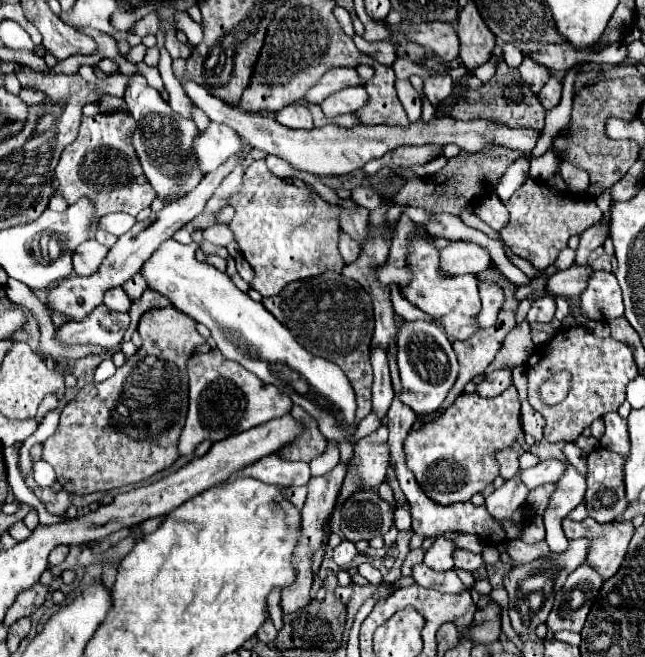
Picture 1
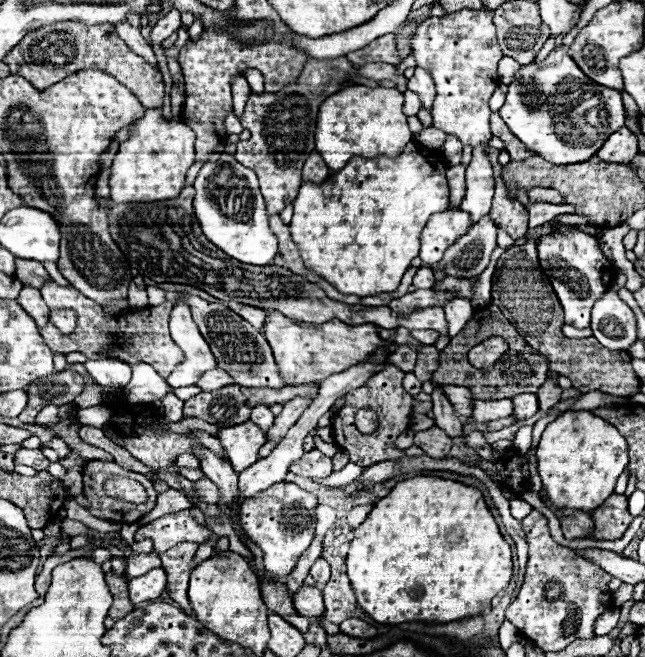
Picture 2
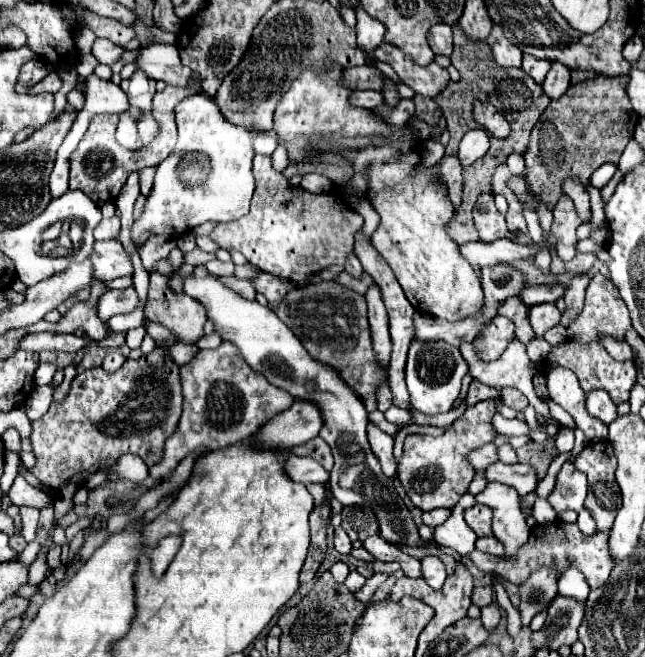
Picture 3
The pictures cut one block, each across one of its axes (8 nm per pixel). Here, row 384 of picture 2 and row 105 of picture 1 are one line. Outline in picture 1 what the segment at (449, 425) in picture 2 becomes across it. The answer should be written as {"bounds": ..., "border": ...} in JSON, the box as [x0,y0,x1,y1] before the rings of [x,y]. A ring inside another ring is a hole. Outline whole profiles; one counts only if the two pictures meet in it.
{"bounds":[424,76,454,106],"border":[[[430,76],[424,80],[424,92],[434,106],[444,102],[452,94],[452,88],[454,82],[450,76]]]}

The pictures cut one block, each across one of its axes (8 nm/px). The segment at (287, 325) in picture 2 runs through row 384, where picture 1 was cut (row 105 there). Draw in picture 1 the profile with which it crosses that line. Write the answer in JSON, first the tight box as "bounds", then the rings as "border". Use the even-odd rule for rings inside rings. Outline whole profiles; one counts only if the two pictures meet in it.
{"bounds":[276,106,312,128],"border":[[[286,106],[284,110],[280,110],[276,114],[276,120],[282,124],[282,126],[288,126],[288,128],[312,128],[312,116],[310,116],[310,110],[304,108],[304,106]]]}

